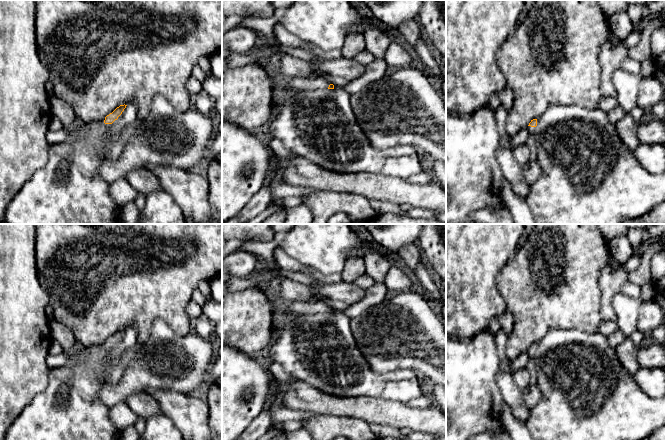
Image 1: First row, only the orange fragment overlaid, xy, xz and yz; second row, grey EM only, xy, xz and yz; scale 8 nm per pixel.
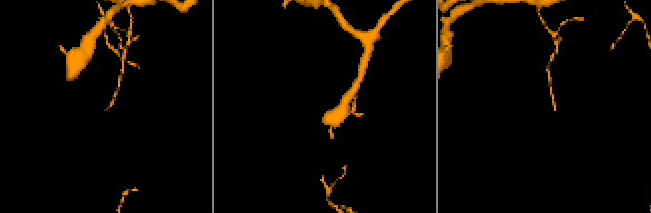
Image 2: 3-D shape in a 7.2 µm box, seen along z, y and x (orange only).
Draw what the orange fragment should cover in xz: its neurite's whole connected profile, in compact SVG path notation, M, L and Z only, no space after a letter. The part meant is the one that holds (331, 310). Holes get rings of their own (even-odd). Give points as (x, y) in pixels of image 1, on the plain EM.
M275 276L264 288L264 293L267 296L273 315L272 332L276 329L278 320L275 318L277 314L281 314L286 320L295 315L302 314L320 314L320 313L334 313L334 309L330 308L325 303L304 303L299 301L283 301L279 297L279 287L285 276Z

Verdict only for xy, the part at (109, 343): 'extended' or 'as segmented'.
as segmented

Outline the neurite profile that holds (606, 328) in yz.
M601 321L598 328L598 332L608 337L617 329L618 329L617 321Z

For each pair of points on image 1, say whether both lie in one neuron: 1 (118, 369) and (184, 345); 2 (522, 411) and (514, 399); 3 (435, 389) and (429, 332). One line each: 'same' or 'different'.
1: different
2: same
3: different

